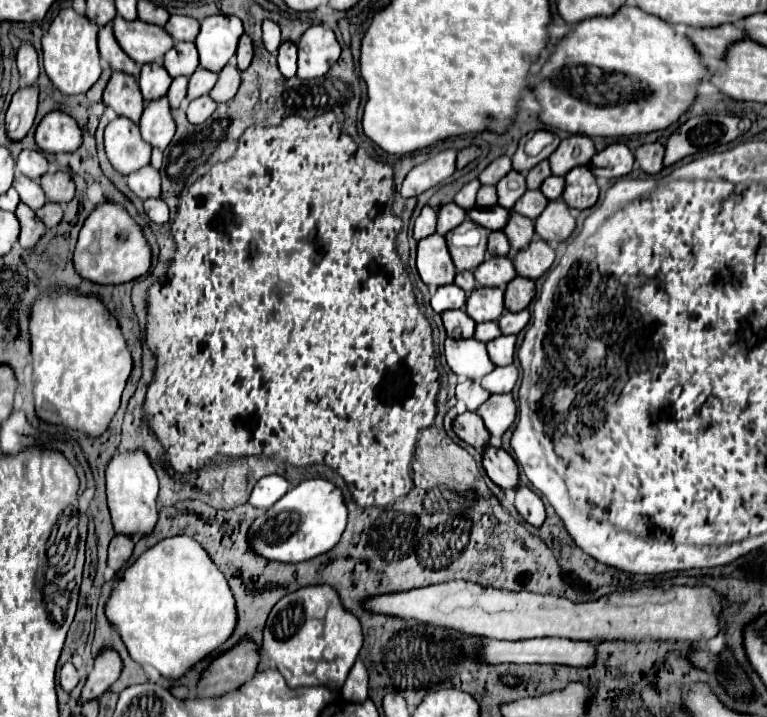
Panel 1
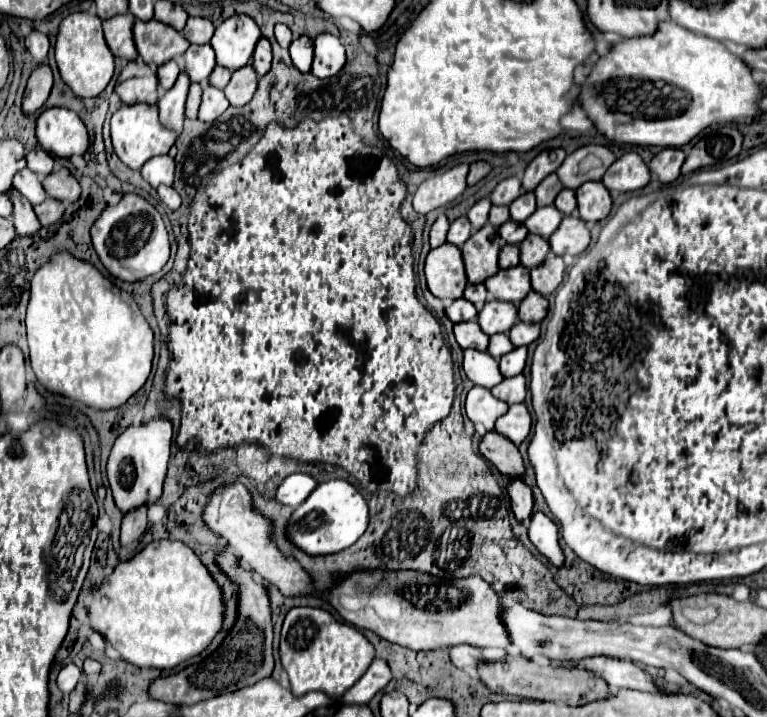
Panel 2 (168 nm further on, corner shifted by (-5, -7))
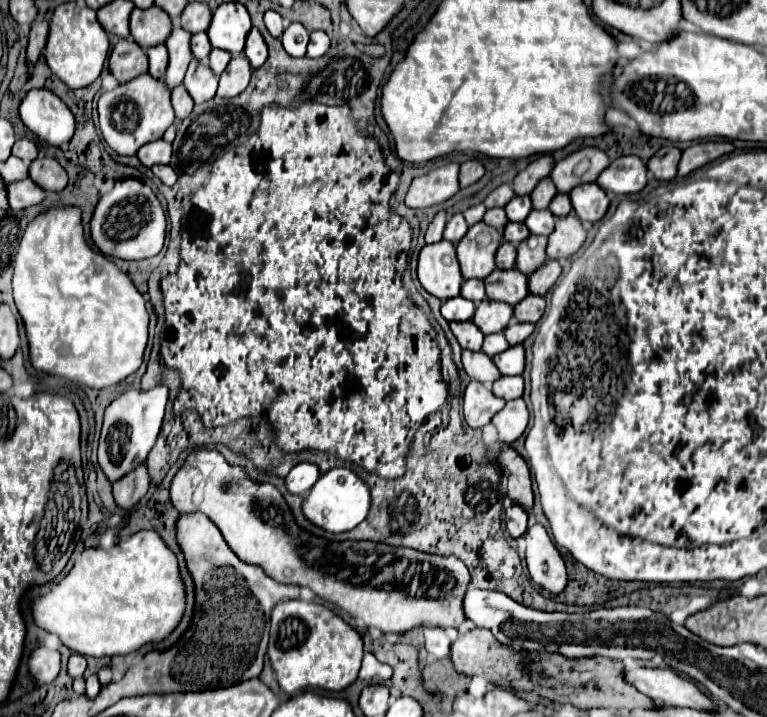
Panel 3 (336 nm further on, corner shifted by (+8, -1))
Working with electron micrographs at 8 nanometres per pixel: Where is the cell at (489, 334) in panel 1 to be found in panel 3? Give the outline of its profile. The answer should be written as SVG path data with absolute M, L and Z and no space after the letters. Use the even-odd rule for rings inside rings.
M488 334L484 338L484 344L482 344L482 352L488 354L488 356L496 356L500 354L502 350L506 350L510 344L506 342L504 334Z

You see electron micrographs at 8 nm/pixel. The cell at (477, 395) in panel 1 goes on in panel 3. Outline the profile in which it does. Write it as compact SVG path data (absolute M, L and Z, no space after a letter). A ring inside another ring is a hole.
M470 380L464 390L464 418L470 428L486 426L504 404L502 398L496 398L488 386L476 380Z

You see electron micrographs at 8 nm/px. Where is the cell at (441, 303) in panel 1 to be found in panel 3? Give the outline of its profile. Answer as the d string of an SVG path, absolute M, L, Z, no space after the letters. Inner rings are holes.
M456 296L456 298L448 298L448 300L444 300L444 304L442 304L442 316L448 320L448 322L452 322L452 320L470 320L472 318L472 314L474 314L474 302L470 302L470 300L464 300L464 298L460 298L460 296Z

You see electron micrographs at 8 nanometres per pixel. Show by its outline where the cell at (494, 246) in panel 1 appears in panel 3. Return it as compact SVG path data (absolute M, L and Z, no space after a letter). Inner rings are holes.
M502 242L500 250L496 252L496 268L508 270L514 266L514 262L516 262L516 246L510 242Z

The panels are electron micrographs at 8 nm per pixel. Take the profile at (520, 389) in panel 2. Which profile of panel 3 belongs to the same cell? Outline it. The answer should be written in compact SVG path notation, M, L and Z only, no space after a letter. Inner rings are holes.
M500 376L492 384L492 392L504 400L520 398L524 392L524 380L522 380L522 376Z

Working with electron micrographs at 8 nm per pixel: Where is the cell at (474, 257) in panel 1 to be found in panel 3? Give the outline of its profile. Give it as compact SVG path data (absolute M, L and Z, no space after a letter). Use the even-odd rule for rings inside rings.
M484 222L468 228L468 234L458 242L458 262L464 278L486 278L494 268L494 254L502 242L502 232Z

